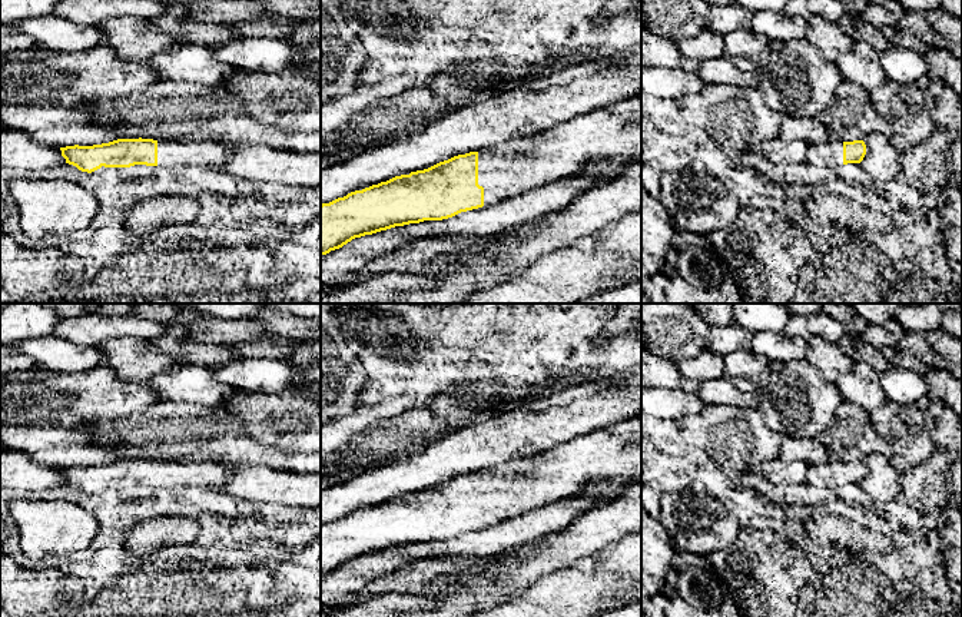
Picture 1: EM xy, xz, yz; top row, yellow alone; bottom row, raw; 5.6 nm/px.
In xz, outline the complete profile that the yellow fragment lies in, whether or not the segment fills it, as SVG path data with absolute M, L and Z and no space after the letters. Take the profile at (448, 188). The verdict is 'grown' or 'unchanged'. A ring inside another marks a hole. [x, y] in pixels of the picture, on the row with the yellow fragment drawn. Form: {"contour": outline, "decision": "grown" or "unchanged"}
{"contour": "M641 94L617 102L604 109L578 115L528 137L517 137L492 146L454 156L428 169L395 176L387 182L355 190L344 198L321 205L321 256L339 249L355 238L372 235L395 226L442 220L461 212L504 200L555 180L580 175L587 163L623 157L627 166L641 162Z", "decision": "grown"}

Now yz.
{"contour": "M830 139L820 145L809 145L807 160L816 166L839 167L847 163L860 163L866 155L863 140L842 142Z", "decision": "grown"}

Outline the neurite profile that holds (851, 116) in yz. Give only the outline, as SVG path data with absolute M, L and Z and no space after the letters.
M845 80L835 90L833 100L820 119L835 140L863 140L870 133L892 136L892 126L875 110L869 92Z

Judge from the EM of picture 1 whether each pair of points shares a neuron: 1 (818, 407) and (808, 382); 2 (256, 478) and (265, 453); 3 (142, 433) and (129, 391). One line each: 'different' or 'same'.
1: same
2: different
3: different

